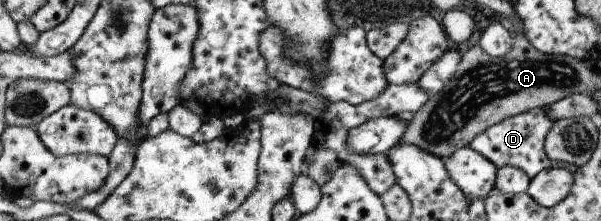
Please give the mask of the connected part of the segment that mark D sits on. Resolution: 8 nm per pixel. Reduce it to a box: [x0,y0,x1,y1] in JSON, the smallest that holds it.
[469,109,552,178]

